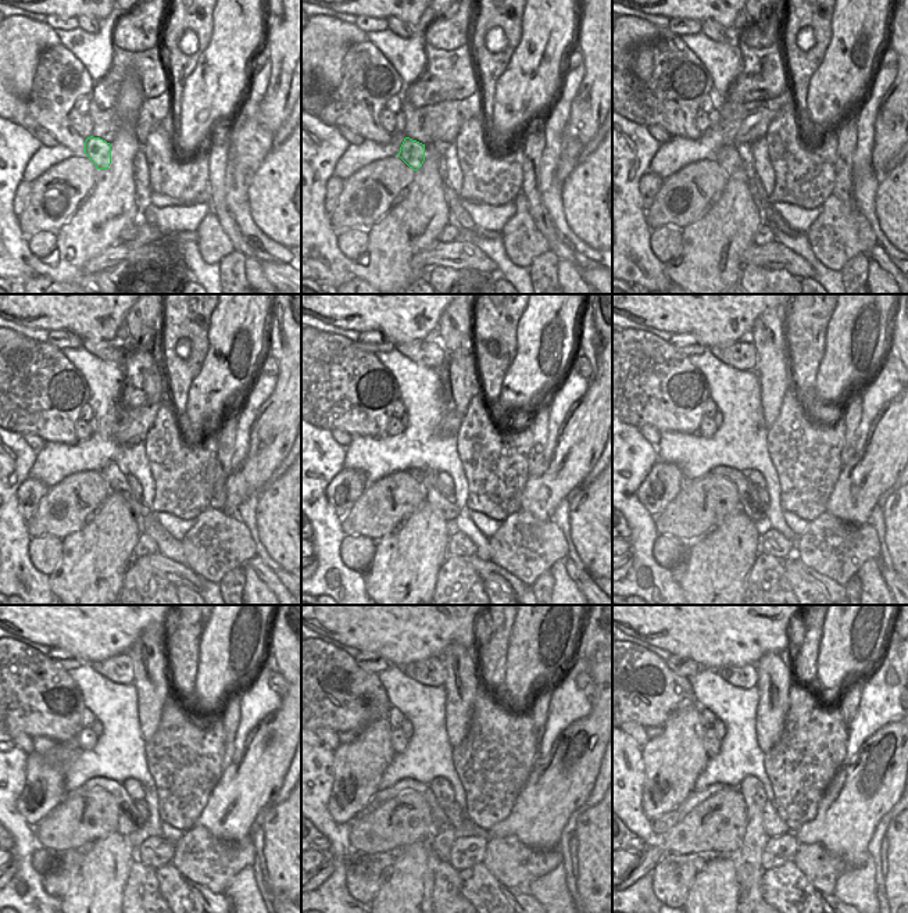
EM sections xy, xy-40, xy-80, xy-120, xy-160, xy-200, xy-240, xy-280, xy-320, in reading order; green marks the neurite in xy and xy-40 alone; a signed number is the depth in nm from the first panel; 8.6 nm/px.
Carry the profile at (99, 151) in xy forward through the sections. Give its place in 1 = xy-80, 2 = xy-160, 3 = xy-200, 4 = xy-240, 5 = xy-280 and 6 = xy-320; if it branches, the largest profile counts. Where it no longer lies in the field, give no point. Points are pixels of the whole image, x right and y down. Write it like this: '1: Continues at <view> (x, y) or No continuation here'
1: Continues at xy-80 (728, 157)
2: Continues at xy-160 (429, 476)
3: Continues at xy-200 (761, 493)
4: Continues at xy-240 (142, 808)
5: Continues at xy-280 (454, 813)
6: Continues at xy-320 (774, 824).

